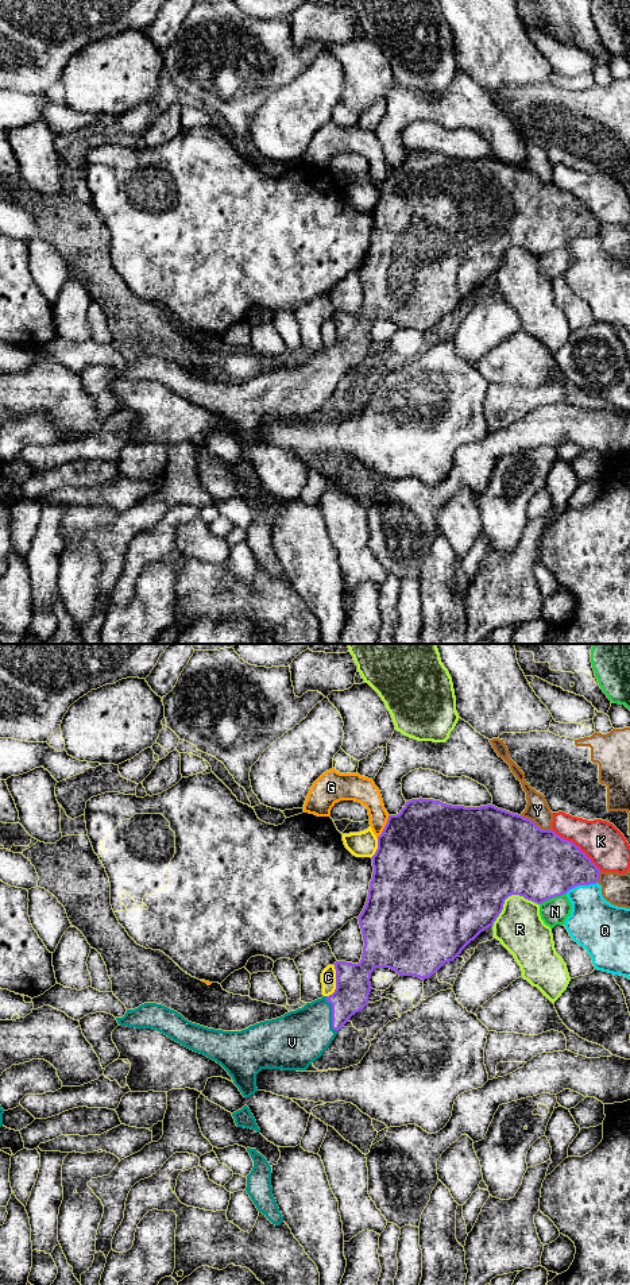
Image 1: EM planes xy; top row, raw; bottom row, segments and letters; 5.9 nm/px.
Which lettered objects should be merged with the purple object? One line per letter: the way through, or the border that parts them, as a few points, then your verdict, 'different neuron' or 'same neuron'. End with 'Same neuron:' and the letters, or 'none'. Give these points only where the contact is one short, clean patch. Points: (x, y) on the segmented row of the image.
C: different neuron
G: different neuron
K: different neuron
N: different neuron
Q: different neuron
R: different neuron
V: same neuron
Y: different neuron
Same neuron: V

